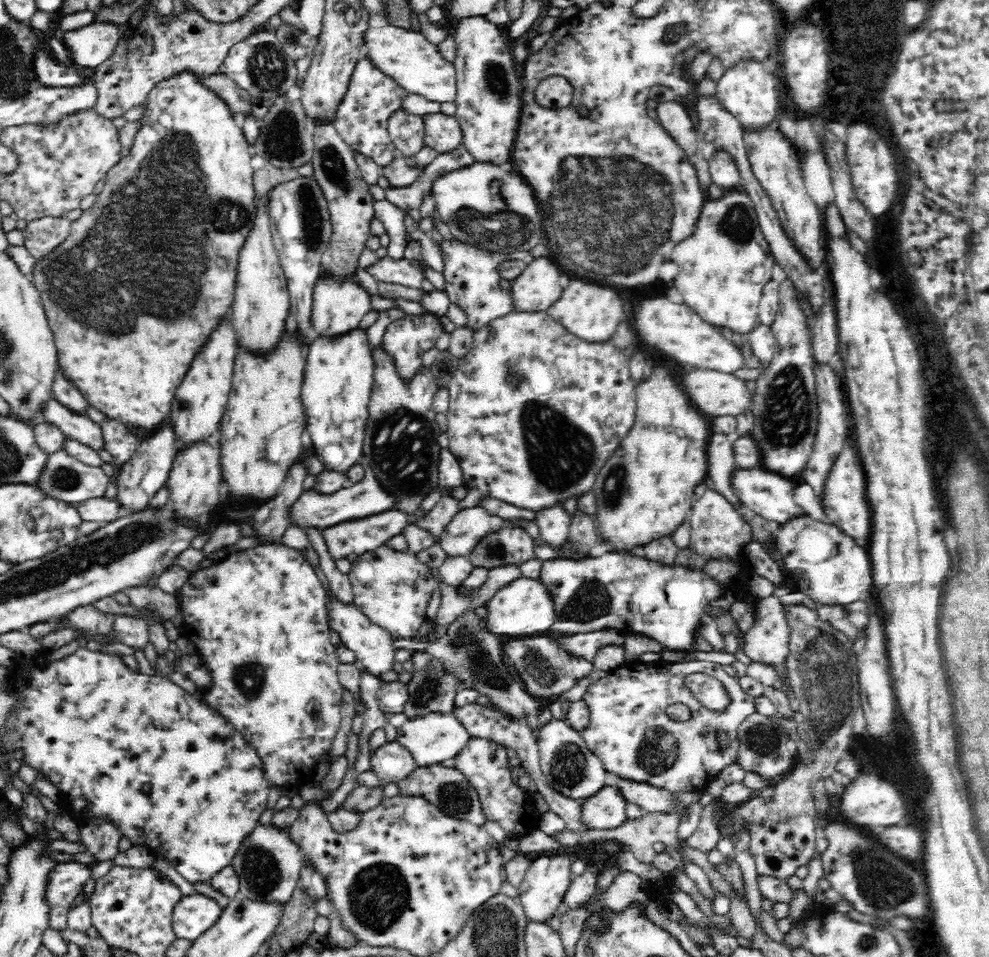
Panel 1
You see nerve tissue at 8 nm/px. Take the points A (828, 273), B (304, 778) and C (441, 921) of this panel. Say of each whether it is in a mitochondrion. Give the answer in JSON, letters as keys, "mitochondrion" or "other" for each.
{"A":"other","B":"other","C":"other"}

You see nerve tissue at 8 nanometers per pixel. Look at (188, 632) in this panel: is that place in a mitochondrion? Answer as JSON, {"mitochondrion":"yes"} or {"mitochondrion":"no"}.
{"mitochondrion":"no"}

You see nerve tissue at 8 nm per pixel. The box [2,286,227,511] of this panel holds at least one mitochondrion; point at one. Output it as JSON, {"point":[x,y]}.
{"point":[64,478]}

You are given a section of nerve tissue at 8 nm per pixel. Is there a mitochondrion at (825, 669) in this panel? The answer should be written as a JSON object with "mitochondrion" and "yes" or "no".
{"mitochondrion":"yes"}

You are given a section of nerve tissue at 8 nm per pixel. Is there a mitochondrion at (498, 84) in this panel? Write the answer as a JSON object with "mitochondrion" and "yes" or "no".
{"mitochondrion":"yes"}

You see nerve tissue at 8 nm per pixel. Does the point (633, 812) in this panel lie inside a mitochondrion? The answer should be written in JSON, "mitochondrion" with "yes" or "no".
{"mitochondrion":"no"}

